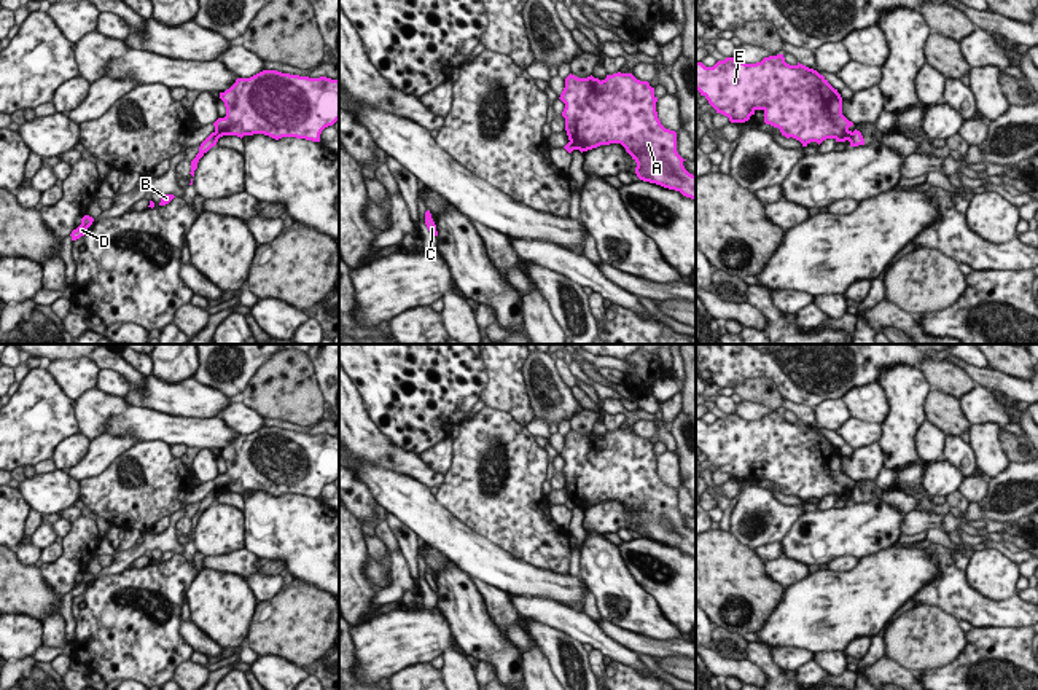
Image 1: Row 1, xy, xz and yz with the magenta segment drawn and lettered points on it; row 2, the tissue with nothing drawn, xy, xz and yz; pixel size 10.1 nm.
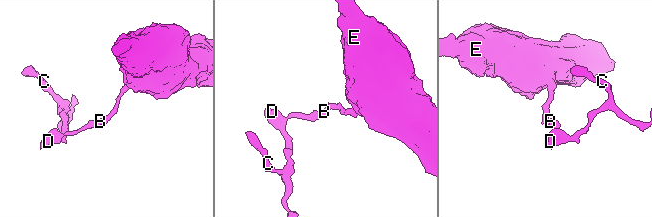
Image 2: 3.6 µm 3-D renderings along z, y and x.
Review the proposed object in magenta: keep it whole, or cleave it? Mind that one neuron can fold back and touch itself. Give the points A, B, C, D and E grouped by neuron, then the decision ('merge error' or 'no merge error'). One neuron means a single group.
A E / B C D | merge error

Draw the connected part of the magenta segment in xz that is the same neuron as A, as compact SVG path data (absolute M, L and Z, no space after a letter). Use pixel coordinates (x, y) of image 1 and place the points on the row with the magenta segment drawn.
M621 72L602 81L570 73L559 99L565 104L565 131L576 150L621 143L637 163L640 180L696 199L696 175L683 166L686 159L677 151L677 132L661 124L658 97L648 81Z

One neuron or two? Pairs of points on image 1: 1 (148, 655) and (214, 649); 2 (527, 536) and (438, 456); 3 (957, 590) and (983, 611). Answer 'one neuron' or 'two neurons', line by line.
1: two neurons
2: two neurons
3: one neuron

